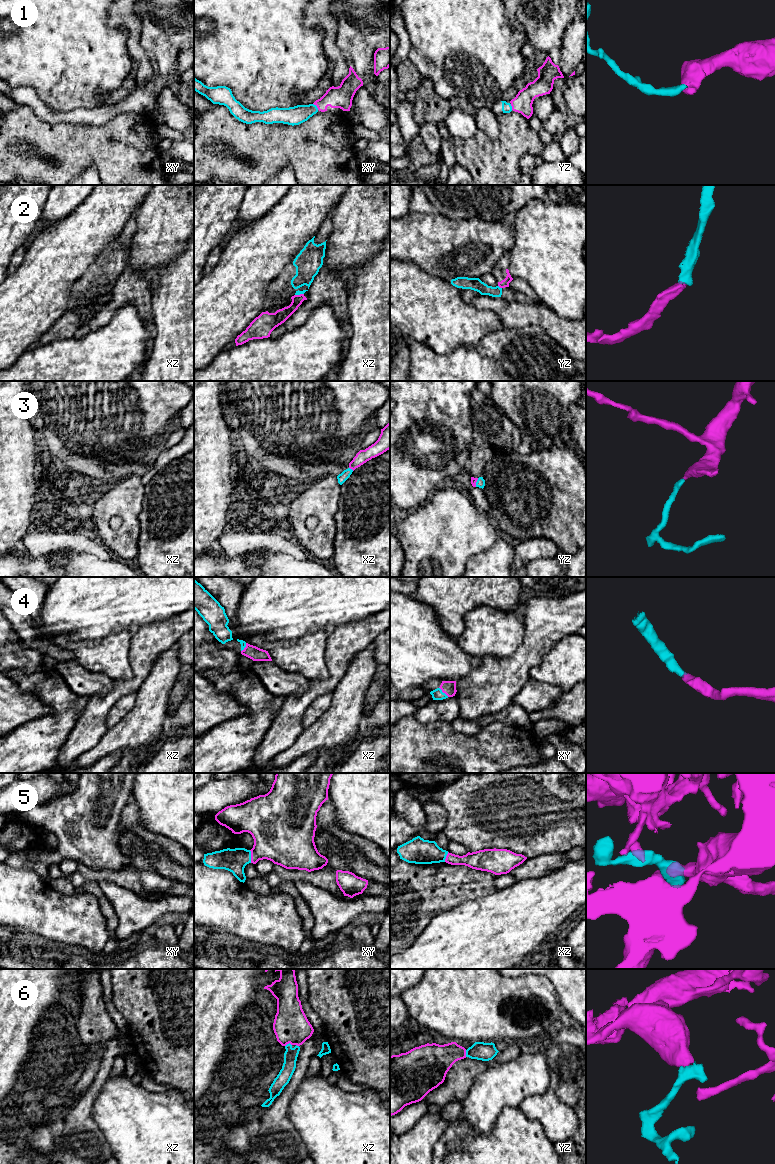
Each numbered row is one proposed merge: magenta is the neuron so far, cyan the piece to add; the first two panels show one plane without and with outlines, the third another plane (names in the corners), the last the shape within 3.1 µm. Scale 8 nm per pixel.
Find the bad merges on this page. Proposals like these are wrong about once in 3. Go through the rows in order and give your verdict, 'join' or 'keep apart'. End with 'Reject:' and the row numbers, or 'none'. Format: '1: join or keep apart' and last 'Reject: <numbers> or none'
1: join
2: keep apart
3: join
4: join
5: join
6: join
Reject: 2

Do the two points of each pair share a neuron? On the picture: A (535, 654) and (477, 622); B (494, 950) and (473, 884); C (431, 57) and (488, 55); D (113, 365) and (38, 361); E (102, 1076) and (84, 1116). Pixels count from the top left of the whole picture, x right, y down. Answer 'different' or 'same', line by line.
A: different
B: different
C: same
D: same
E: same

